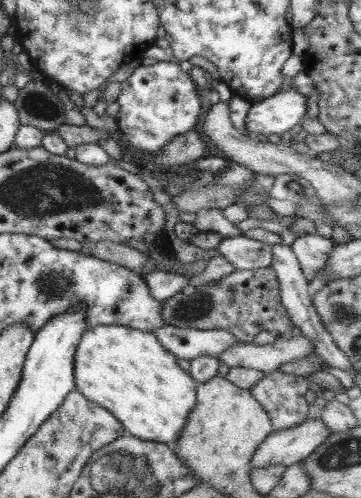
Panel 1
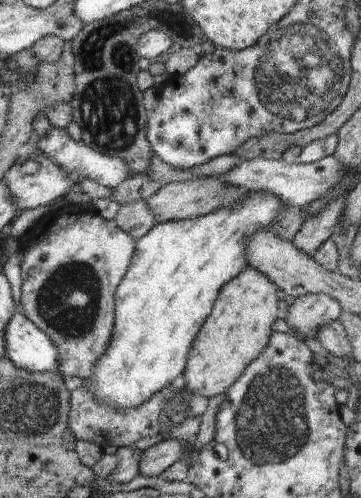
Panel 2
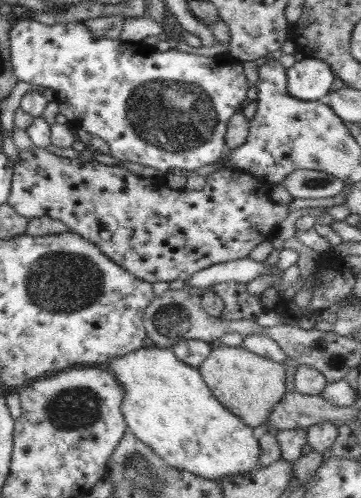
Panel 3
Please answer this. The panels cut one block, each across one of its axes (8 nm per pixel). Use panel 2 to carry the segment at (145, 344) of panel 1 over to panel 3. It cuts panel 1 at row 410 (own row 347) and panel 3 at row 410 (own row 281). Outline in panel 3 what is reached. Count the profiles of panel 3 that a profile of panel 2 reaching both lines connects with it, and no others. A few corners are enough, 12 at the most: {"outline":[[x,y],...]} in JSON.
{"outline":[[171,350],[105,366],[127,430],[203,480],[257,470],[259,440]]}

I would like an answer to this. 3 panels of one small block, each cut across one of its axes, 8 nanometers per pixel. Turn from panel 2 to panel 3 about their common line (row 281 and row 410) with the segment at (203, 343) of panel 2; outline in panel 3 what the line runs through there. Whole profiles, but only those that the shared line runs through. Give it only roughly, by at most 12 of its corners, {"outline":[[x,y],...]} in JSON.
{"outline":[[241,346],[209,350],[197,372],[257,428],[285,396],[287,364]]}

